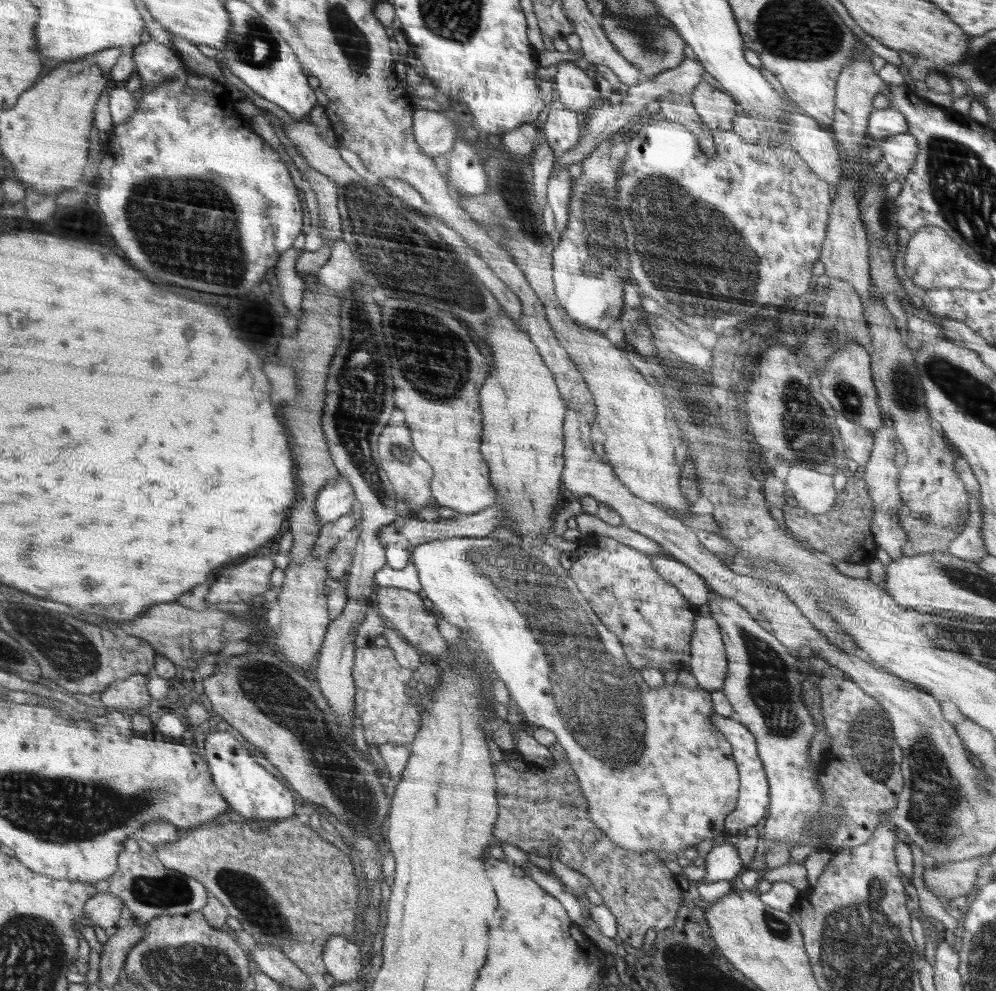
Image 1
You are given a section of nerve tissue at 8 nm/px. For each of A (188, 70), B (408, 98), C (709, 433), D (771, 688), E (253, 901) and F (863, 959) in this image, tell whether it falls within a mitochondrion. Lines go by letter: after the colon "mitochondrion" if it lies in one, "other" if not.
A: other
B: other
C: mitochondrion
D: mitochondrion
E: mitochondrion
F: mitochondrion

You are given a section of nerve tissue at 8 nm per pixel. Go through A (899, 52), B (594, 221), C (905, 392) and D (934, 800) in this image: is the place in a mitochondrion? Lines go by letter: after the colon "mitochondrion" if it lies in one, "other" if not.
A: other
B: mitochondrion
C: mitochondrion
D: mitochondrion

